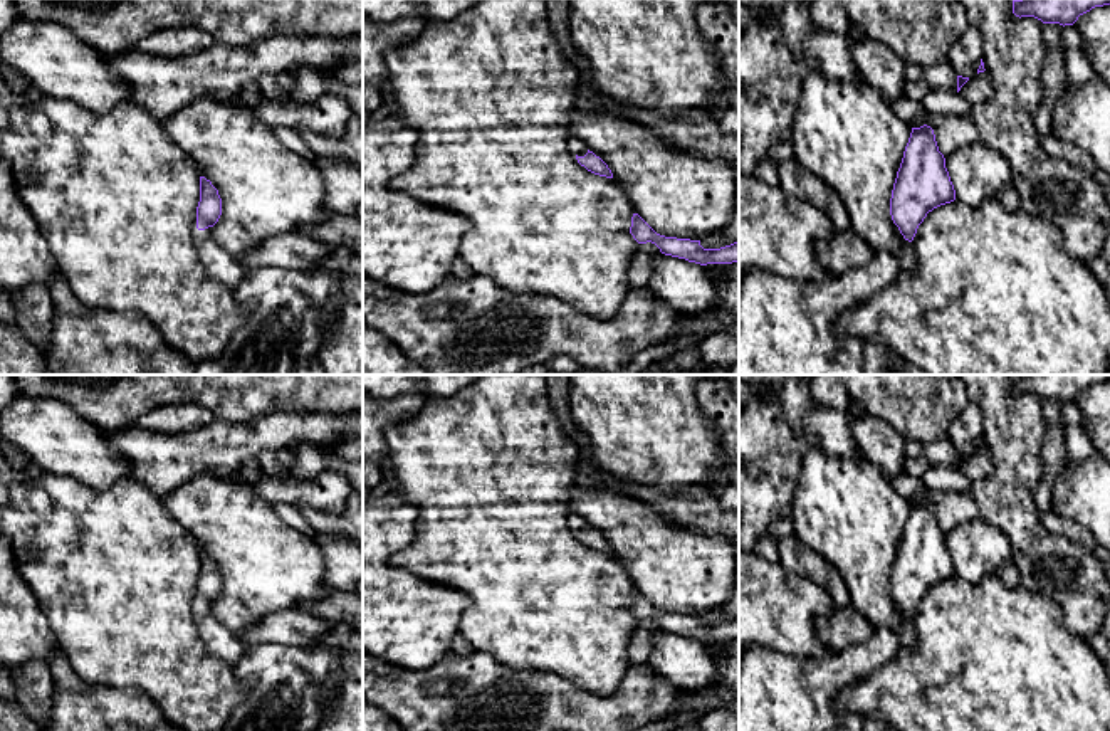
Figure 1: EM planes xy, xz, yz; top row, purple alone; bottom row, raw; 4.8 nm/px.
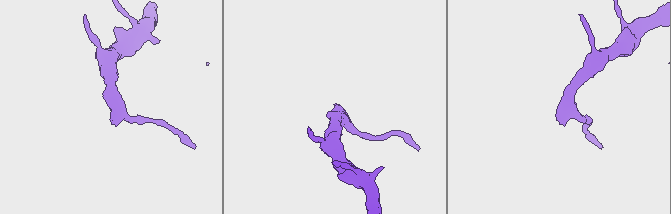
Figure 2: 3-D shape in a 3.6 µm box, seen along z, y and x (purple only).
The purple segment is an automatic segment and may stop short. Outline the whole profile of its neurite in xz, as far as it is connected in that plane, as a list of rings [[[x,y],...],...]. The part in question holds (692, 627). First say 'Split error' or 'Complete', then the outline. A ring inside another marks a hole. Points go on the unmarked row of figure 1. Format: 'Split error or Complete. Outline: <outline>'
Complete. Outline: [[[638,590],[631,593],[630,610],[638,620],[652,618],[665,632],[685,635],[700,642],[739,639],[739,617],[720,625],[704,625],[700,617],[657,610]]]

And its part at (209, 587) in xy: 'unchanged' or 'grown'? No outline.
grown

